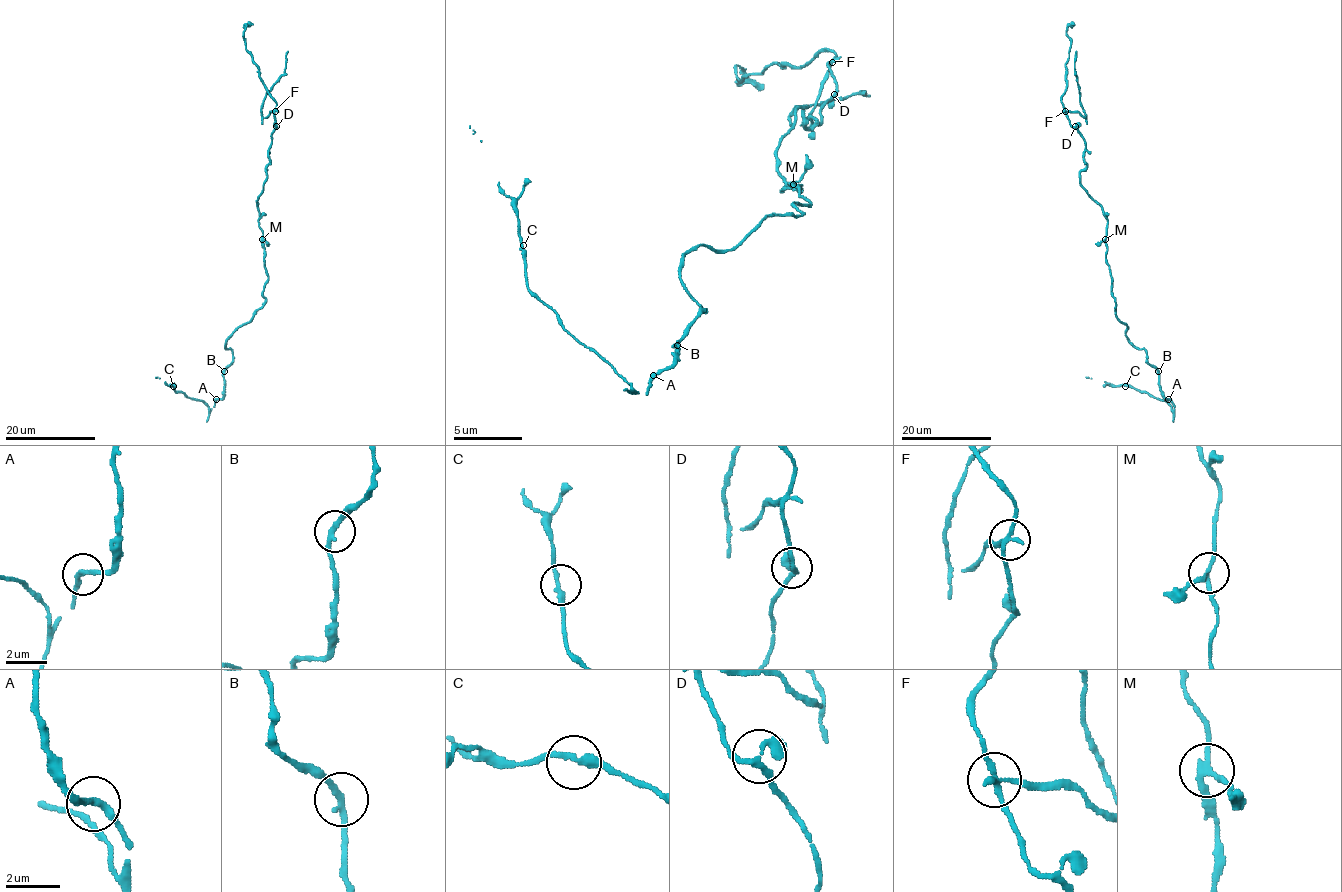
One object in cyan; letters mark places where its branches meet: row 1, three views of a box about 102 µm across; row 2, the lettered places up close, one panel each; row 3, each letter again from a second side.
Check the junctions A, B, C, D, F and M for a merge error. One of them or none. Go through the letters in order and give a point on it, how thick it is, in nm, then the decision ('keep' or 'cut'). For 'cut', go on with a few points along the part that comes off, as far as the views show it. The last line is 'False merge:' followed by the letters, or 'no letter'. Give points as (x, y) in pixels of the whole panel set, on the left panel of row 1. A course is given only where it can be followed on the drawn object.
A: (216, 399) | 240 nm | keep
B: (224, 371) | 240 nm | keep
C: (173, 386) | 280 nm | keep
D: (276, 126) | 200 nm | keep
F: (275, 111) | 200 nm | cut | (275, 110), (262, 117), (264, 98), (285, 73), (287, 51)
M: (262, 239) | 200 nm | keep
False merge: F

